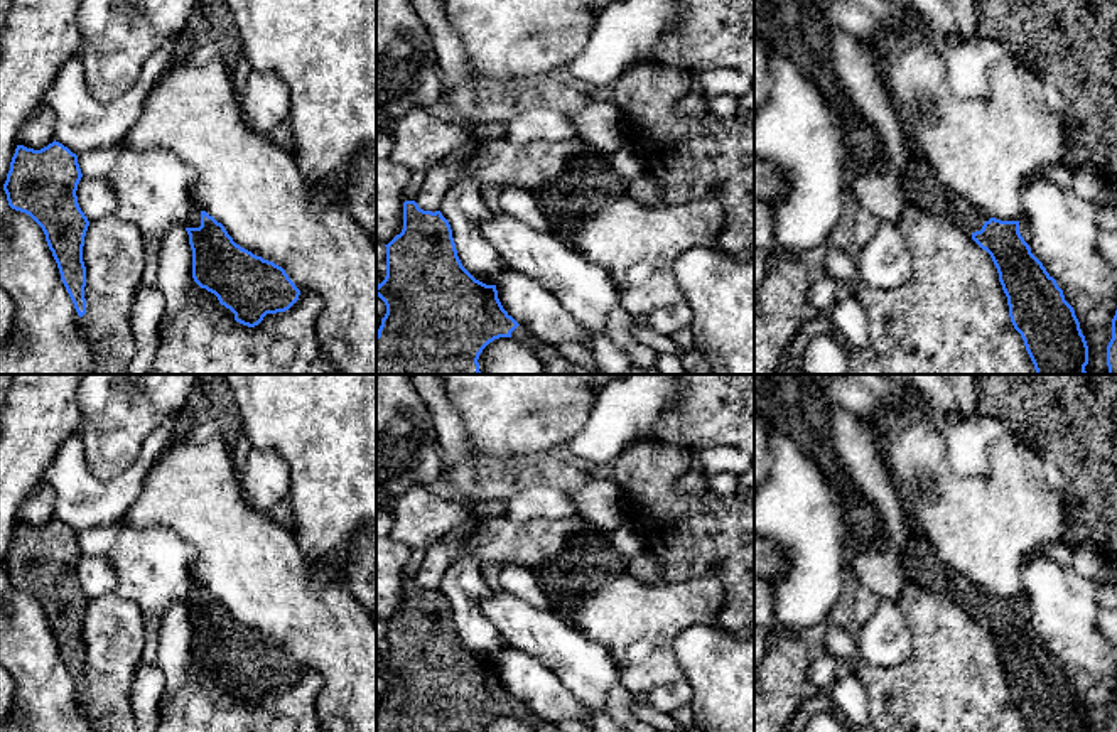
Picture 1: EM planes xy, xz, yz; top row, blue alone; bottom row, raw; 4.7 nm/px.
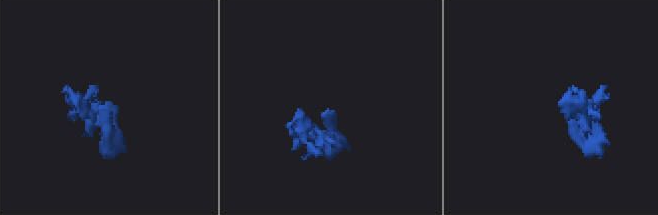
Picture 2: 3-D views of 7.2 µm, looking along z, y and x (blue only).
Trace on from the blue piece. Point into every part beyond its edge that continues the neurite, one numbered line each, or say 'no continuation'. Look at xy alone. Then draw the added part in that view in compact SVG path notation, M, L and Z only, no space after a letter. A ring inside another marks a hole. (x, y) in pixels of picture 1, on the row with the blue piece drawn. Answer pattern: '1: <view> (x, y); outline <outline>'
1: xy (194, 220); outline M194 207L184 228L199 228L201 226L201 207Z

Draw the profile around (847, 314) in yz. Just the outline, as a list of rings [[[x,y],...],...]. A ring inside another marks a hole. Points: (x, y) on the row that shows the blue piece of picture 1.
[[[844,290],[835,300],[828,317],[852,346],[862,347],[867,344],[867,317],[864,307],[854,295]]]

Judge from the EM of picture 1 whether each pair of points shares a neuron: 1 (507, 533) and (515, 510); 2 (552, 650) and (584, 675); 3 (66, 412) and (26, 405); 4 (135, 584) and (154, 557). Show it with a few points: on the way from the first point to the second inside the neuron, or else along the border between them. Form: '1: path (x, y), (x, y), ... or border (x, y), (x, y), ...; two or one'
1: border (501, 516), (512, 522), (552, 520); two
2: path (561, 651), (576, 667); one
3: path (56, 412), (44, 412), (36, 405); one
4: path (142, 577), (152, 564); one

